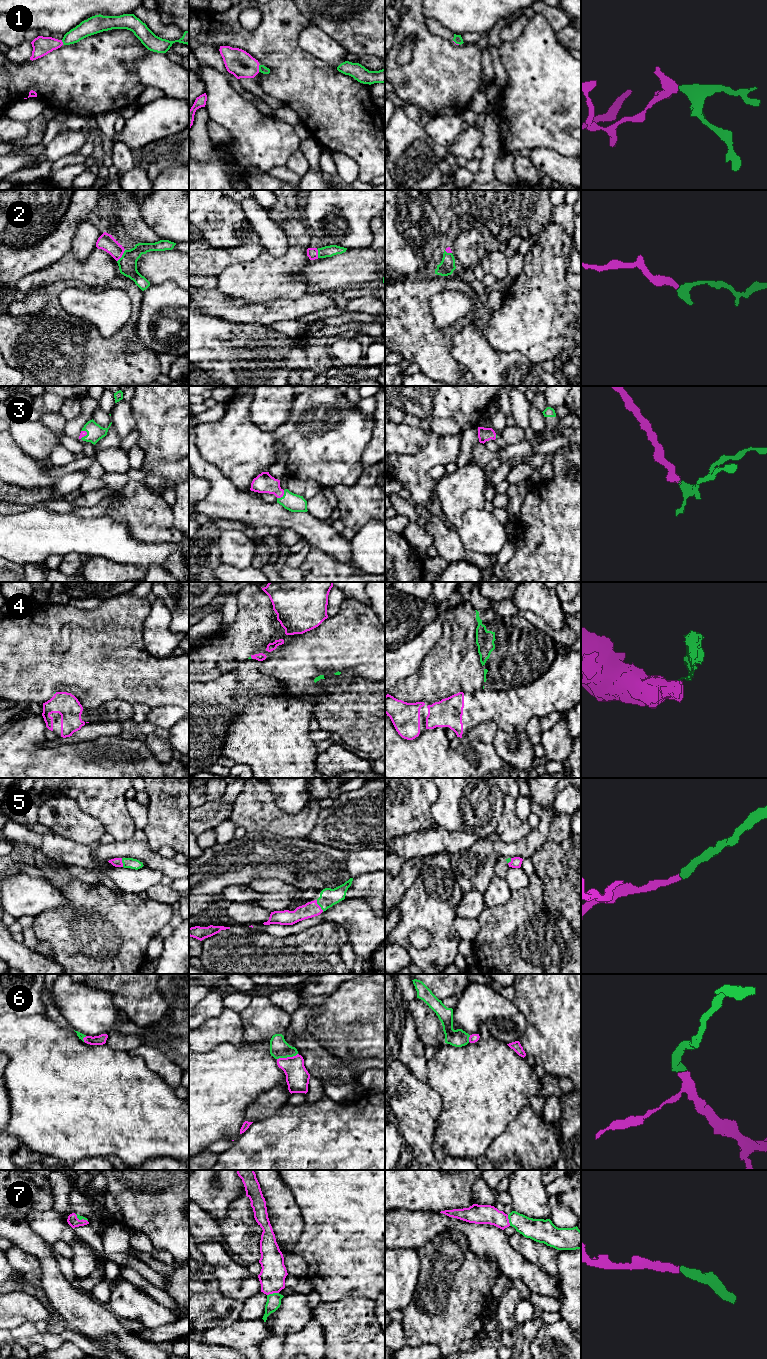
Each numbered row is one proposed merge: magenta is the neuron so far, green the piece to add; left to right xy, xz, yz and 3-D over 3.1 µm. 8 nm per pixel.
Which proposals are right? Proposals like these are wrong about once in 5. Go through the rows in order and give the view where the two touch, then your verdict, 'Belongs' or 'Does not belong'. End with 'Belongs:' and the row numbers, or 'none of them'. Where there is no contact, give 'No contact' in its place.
1: Touches magenta in xz. Belongs
2: Touches magenta in xy. Belongs
3: Touches magenta in xz. Belongs
4: Touches magenta in xz. Does not belong
5: Touches magenta in xz. Belongs
6: Touches magenta in xz. Belongs
7: Touches magenta in xz. Belongs
Belongs: 1, 2, 3, 5, 6, 7

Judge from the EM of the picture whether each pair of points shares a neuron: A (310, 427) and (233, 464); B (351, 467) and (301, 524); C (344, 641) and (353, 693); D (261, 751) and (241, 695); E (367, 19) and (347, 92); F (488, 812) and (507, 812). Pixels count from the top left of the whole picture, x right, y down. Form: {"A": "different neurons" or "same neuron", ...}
{"A": "same neuron", "B": "different neurons", "C": "different neurons", "D": "same neuron", "E": "different neurons", "F": "different neurons"}

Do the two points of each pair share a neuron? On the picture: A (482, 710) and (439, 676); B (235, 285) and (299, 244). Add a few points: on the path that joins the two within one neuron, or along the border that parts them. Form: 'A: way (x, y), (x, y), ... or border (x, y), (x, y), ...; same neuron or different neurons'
A: border (483, 689), (470, 693); different neurons
B: way (252, 281), (269, 278), (286, 261); same neuron

